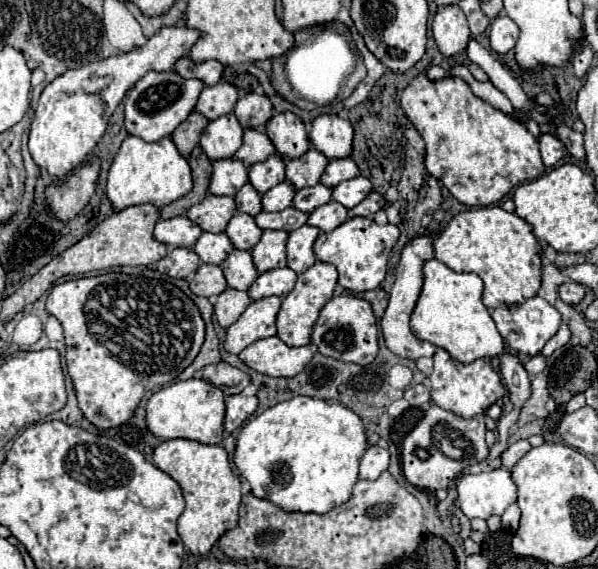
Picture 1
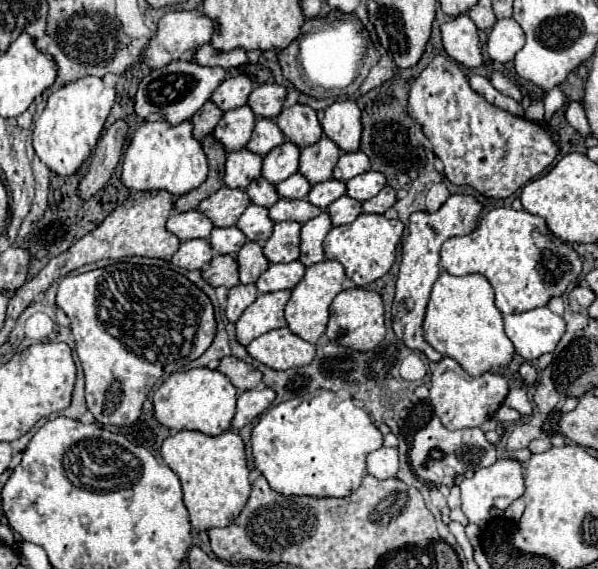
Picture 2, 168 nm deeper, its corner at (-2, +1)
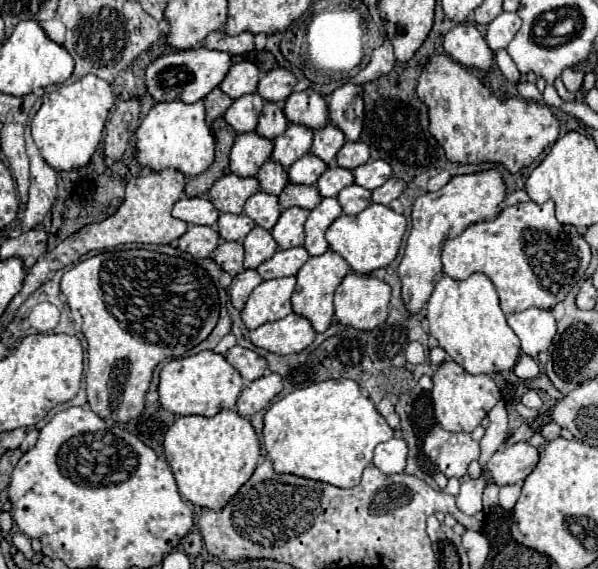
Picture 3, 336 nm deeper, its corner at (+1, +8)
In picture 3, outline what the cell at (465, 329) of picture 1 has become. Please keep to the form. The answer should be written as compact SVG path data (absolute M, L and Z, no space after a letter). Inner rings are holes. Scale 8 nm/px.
M472 274L462 282L444 276L428 300L426 318L430 322L430 336L434 336L440 348L470 374L512 370L520 356L520 340L500 310L494 284L484 274Z

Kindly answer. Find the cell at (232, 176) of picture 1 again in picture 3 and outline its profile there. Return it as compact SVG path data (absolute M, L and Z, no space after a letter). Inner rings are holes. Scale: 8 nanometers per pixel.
M256 132L238 134L230 152L230 170L236 176L256 176L260 166L270 160L274 150L272 140L258 136Z

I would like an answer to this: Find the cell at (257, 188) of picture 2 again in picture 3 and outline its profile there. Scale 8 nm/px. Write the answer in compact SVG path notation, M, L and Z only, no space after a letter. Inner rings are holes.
M268 160L260 172L256 174L256 178L260 180L260 188L268 194L280 194L280 190L286 188L288 184L288 172L286 168L280 164L280 162L274 162L274 160Z

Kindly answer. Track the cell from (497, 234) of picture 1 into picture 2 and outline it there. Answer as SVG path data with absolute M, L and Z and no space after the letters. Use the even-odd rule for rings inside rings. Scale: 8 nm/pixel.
M501 207L485 213L469 235L447 239L441 247L441 267L451 275L485 275L495 291L497 309L507 315L543 307L551 297L563 295L569 283L579 277L581 259L547 231L545 219Z

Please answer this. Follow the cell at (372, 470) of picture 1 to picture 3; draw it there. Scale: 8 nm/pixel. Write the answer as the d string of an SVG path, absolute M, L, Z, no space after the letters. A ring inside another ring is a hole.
M392 438L382 442L374 450L374 466L384 474L398 474L406 468L408 444L402 438Z

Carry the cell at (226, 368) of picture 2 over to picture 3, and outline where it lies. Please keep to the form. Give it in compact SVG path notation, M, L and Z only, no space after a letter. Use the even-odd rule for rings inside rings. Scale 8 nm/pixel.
M234 346L228 350L226 354L226 360L242 374L244 380L252 382L260 376L264 376L268 364L262 356L258 356L254 350L248 350L248 348L242 348L242 346Z

